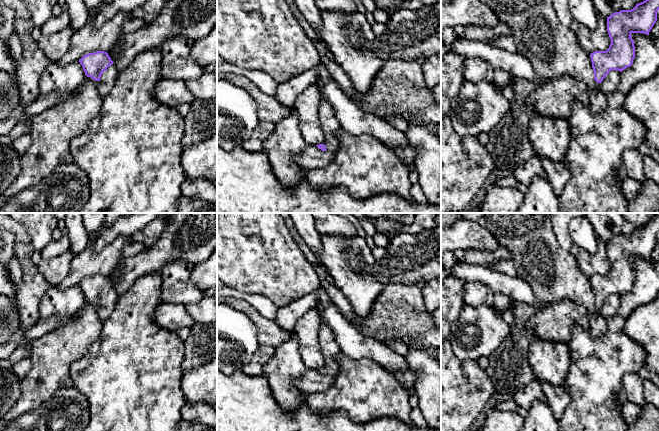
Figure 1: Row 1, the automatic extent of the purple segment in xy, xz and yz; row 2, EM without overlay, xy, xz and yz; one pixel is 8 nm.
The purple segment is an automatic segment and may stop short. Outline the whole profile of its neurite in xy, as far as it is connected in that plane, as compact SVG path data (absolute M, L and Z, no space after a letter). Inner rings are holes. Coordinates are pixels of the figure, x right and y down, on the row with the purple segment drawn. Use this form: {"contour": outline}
{"contour": "M104 51L89 53L79 62L85 75L98 82L98 92L104 98L111 91L119 73L108 53Z"}

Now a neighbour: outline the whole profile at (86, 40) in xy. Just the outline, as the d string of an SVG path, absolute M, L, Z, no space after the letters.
M118 13L97 29L88 21L84 27L73 33L68 51L56 63L66 65L79 61L89 53L108 52L120 41L124 34L122 25L131 18L130 14Z

